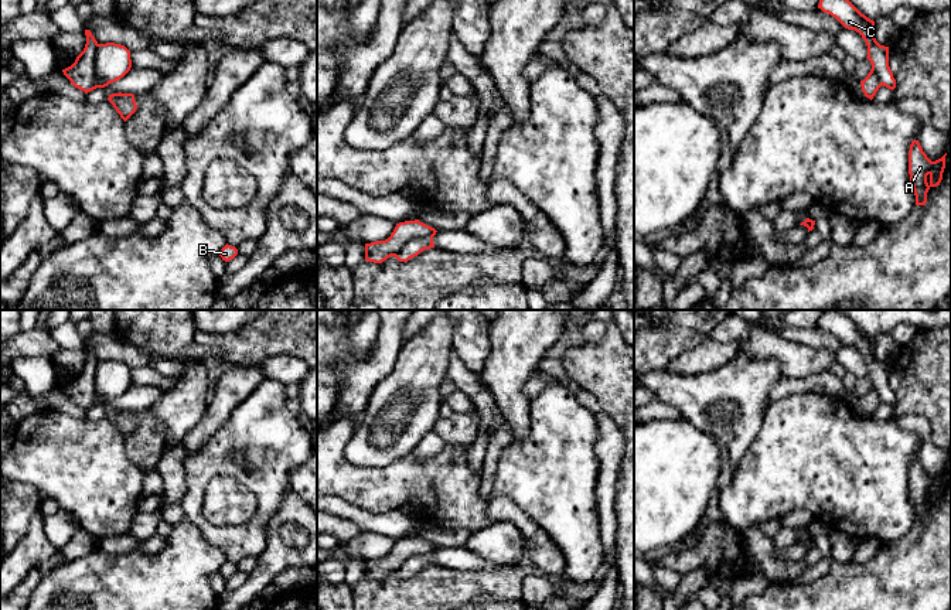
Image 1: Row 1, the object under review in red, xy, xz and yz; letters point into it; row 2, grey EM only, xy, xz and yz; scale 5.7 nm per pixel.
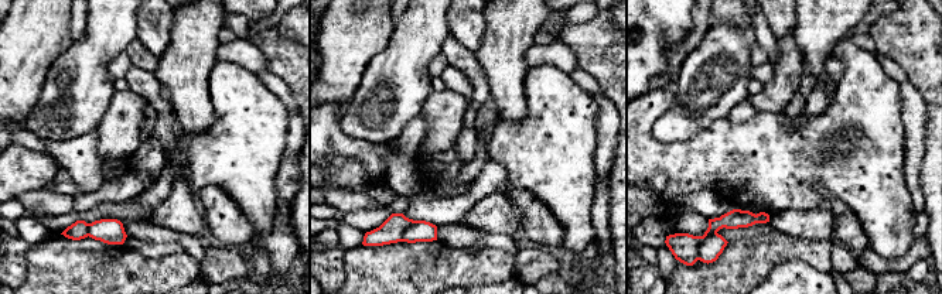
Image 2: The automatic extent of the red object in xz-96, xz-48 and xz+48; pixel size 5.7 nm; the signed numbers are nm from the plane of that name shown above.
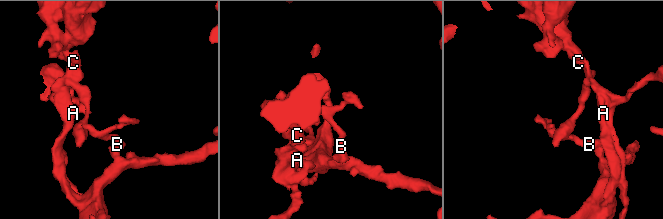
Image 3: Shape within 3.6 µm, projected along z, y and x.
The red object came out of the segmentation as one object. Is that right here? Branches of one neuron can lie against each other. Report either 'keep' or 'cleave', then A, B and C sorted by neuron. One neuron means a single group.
cleave; A B / C

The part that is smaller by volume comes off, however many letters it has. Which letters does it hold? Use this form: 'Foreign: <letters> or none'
Foreign: C

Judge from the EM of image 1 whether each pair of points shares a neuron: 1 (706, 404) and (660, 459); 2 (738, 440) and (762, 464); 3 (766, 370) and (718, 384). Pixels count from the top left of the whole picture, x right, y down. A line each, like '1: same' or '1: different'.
1: different
2: different
3: same

